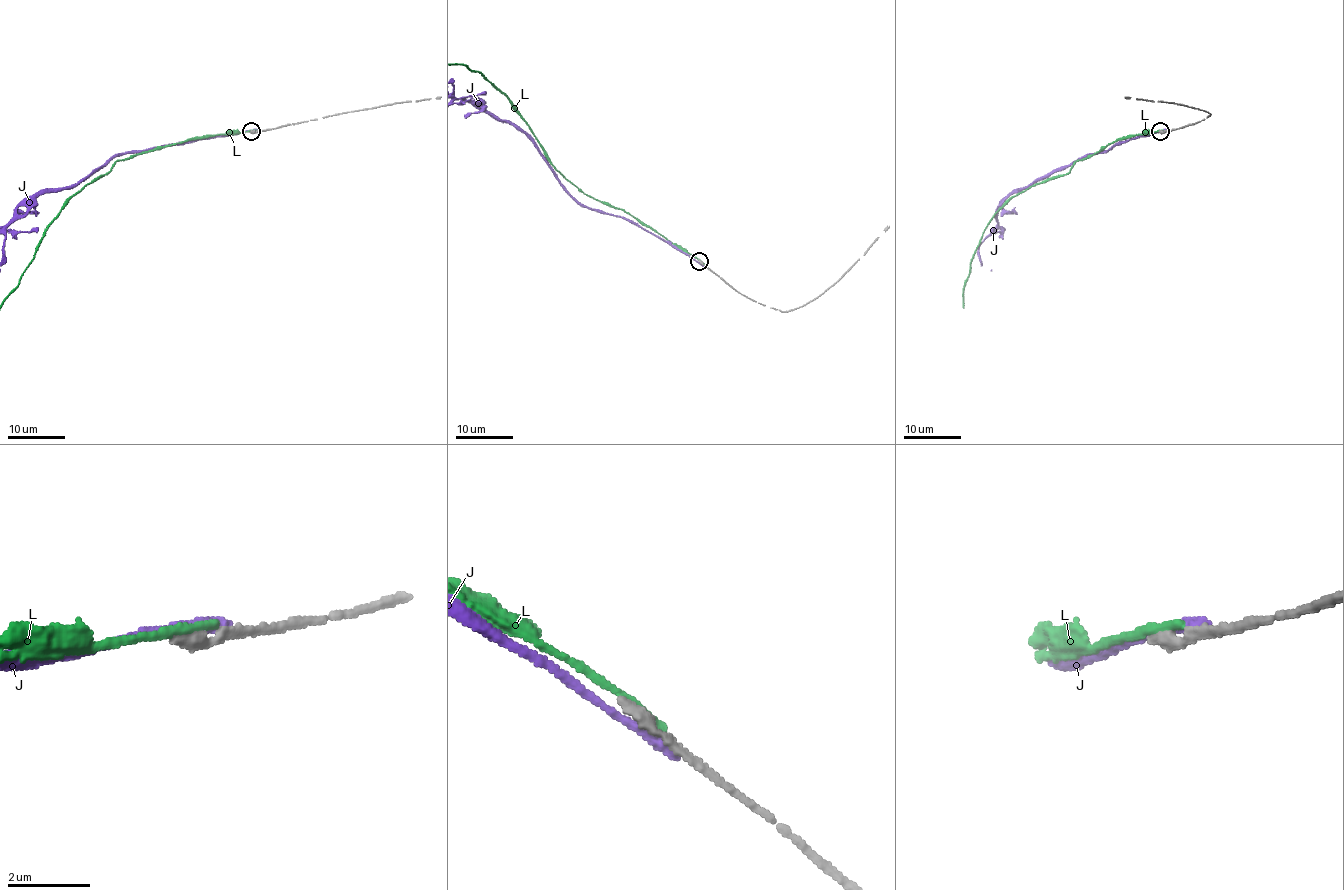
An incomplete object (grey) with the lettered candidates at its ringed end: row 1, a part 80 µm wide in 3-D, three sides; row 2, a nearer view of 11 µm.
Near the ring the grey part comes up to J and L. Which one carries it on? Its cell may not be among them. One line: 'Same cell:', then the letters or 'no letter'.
Same cell: no letter

